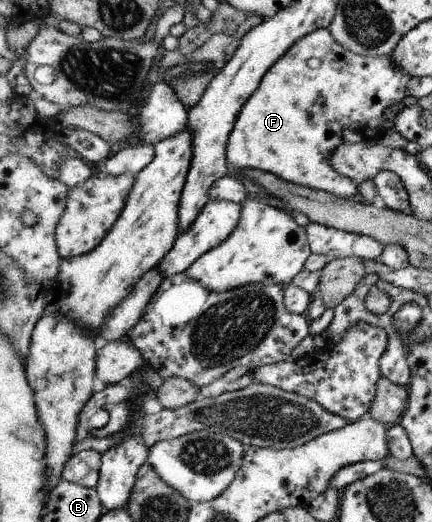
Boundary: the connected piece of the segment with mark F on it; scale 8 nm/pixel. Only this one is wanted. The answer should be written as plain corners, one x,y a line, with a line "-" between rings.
327,28
317,29
305,37
301,37
299,41
291,45
289,51
285,52
285,55
265,73
265,77
261,81
257,91
253,93
247,99
245,105
243,105
241,111
237,115
233,130
227,139
226,149
225,149
225,161
227,161
227,167
232,171
253,171
255,169
259,171
265,171
265,173
271,173
284,181
293,183
295,185
306,186
312,189
318,189
327,191
327,193
332,193
339,198
352,199
357,198
358,185
354,183
353,180
346,178
335,171
330,165
331,153
339,147
339,145
351,145
359,142
366,144
375,143
386,131
383,127
383,121
387,118
383,118
384,111
393,105
401,103
401,101
409,96
409,91
407,91
407,85
411,81
411,75
407,75
395,61
393,61
392,55
383,56
363,56
349,51
339,44
337,40
331,36
331,33

